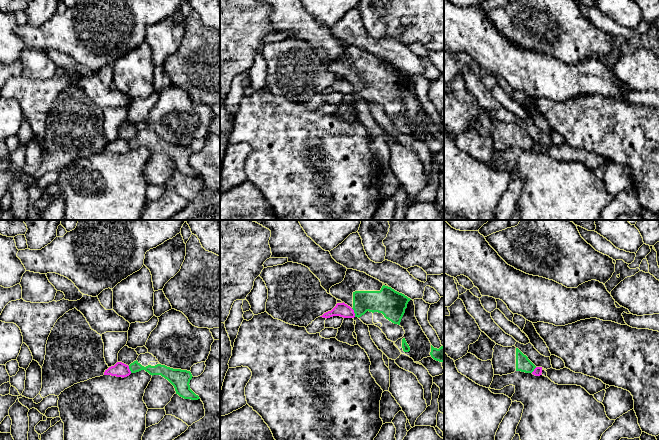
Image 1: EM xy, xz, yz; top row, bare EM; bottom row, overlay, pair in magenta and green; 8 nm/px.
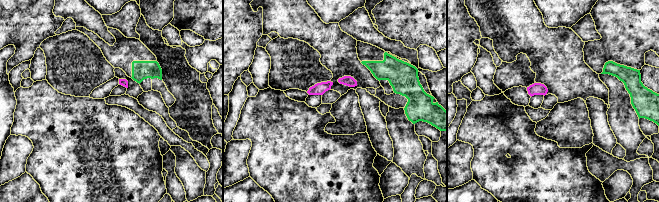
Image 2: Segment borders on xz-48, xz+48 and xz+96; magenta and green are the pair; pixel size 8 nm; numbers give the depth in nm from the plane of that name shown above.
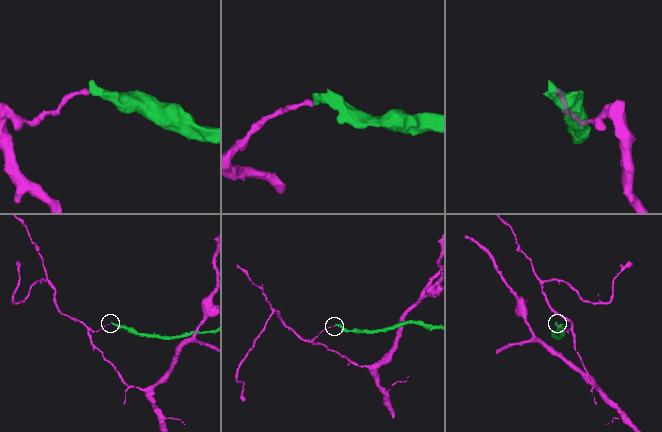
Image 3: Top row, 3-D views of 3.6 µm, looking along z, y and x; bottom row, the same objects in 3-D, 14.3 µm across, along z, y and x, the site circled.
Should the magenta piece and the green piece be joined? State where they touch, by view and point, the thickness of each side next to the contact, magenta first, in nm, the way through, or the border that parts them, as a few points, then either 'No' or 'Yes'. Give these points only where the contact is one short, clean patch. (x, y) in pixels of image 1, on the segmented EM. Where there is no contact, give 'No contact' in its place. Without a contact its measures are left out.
Touches magenta at xz (353, 312). Thickness 110 nm (magenta) against 180 nm. Boundary: xz (351, 308), (355, 316). No

